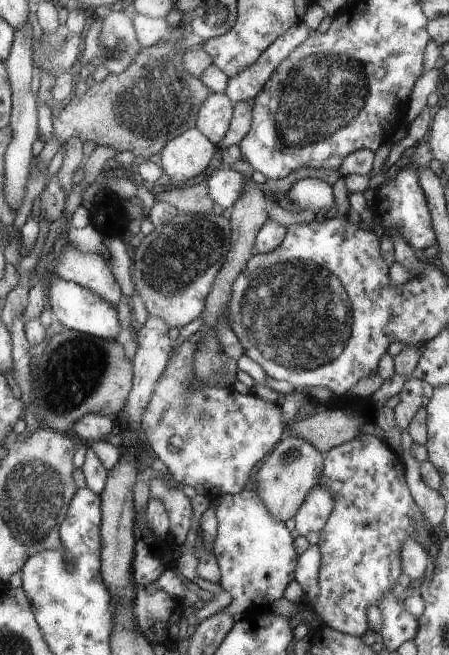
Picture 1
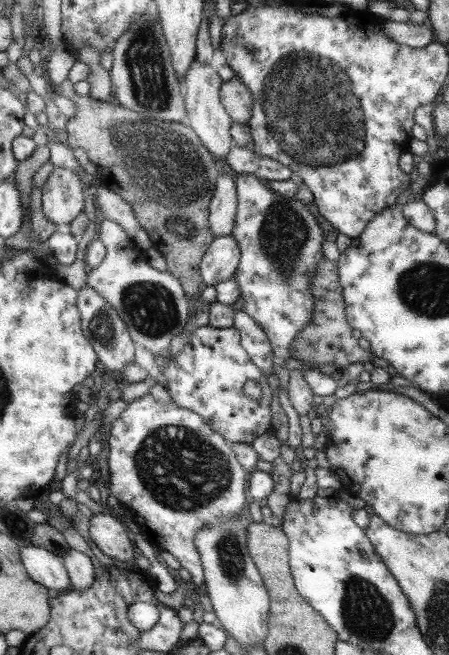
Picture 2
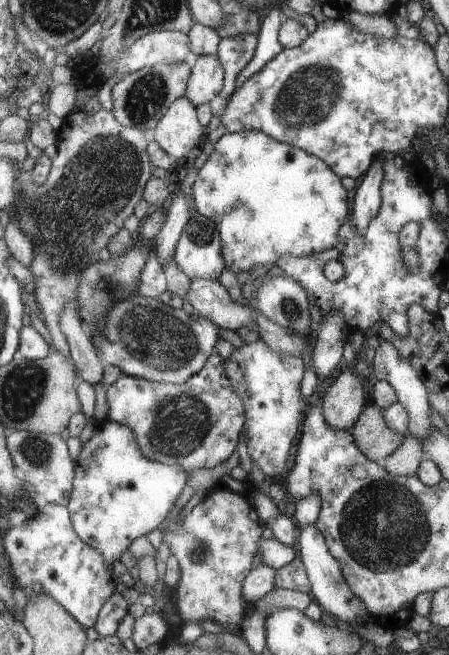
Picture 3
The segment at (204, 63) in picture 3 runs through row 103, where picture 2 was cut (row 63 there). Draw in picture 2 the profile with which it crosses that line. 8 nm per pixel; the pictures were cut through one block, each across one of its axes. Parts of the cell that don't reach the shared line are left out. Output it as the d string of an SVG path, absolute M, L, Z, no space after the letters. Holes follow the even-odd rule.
M195 59L189 71L185 73L182 87L187 111L186 123L214 156L218 157L218 159L227 160L230 149L234 146L230 135L233 118L229 116L225 105L221 101L222 84L223 81L216 69L212 68L209 64L205 64L205 62L201 62L201 60Z

